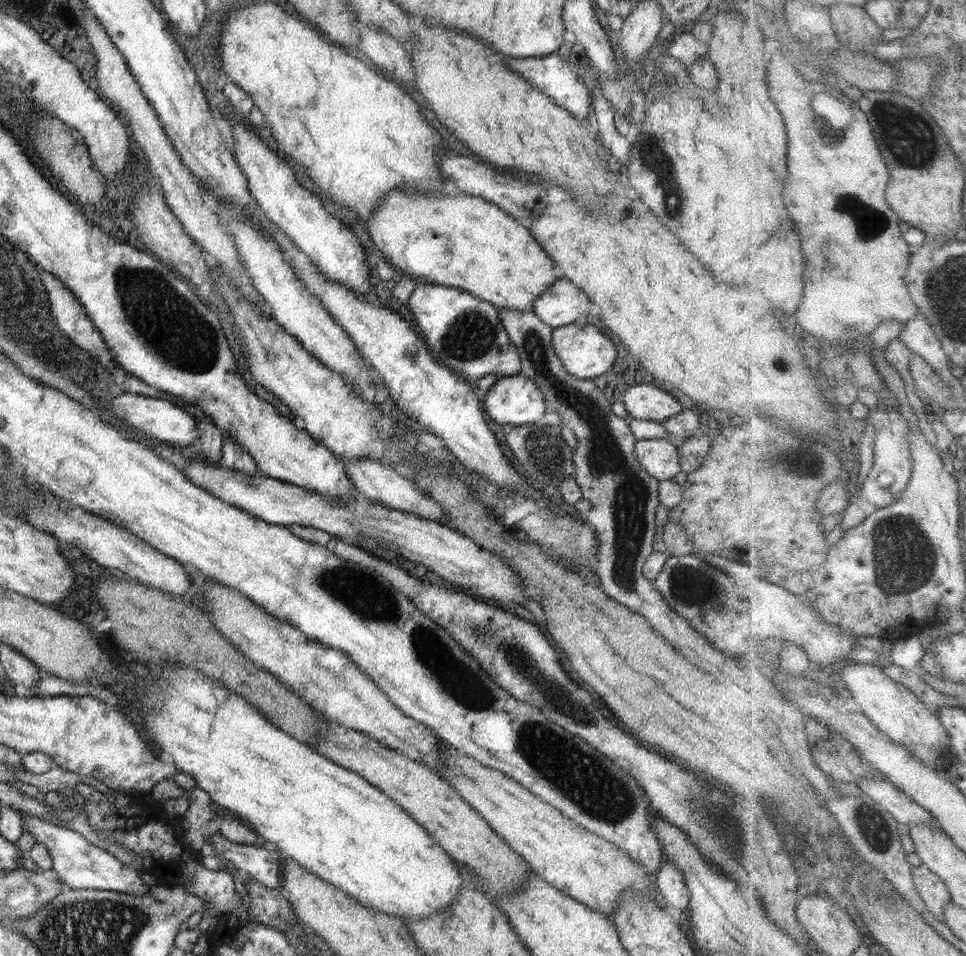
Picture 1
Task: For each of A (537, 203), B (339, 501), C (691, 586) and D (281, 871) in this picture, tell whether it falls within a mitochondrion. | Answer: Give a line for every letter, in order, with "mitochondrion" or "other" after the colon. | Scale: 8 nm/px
A: other
B: other
C: mitochondrion
D: other

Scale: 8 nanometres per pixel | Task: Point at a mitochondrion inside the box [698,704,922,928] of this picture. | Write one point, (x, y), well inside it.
(733, 847)

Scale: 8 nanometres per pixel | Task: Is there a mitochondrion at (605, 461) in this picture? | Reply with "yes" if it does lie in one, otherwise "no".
yes

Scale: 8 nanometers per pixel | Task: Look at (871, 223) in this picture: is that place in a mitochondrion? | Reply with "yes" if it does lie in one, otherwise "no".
yes

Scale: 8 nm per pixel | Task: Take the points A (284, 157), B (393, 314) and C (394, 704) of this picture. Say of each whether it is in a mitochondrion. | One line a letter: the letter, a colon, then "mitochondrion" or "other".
A: other
B: other
C: other

